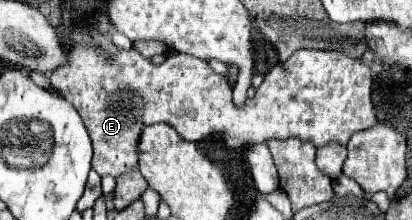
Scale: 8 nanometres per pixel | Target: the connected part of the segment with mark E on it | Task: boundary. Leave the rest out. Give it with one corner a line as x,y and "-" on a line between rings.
75,31
73,47
69,51
67,65
55,69
51,75
51,85
57,93
67,99
77,113
81,115
89,137
93,141
93,169
105,177
119,177
137,167
137,141
141,127
147,123
169,123
177,129
177,133
187,141
201,141
207,135
219,131
223,133
225,145
230,149
240,149
251,143
265,143
269,139
289,139
299,137
301,141
309,141
315,147
325,147
327,143
347,145
349,137
357,131
369,129
377,125
373,101
371,101
372,73
369,65
361,59
351,59
341,51
317,51
317,49
301,49
293,53
285,63
275,65
263,79
257,89
253,101
247,101
243,107
235,107
231,101
231,85
227,79
215,73
207,61
177,53
167,57
159,67
149,59
141,57
135,49
123,51
117,49
105,35
99,33
83,33

